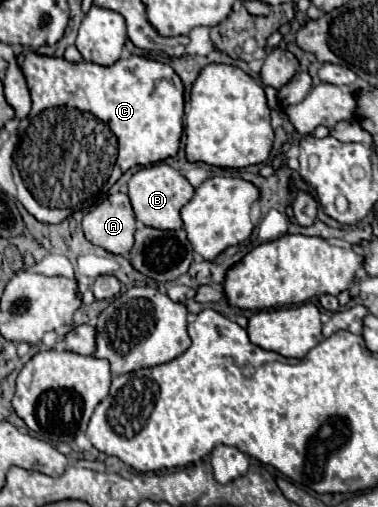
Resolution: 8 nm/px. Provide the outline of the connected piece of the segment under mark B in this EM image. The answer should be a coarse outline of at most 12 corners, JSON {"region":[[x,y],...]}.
{"region":[[167,164],[129,180],[135,218],[151,228],[183,228],[189,180]]}

